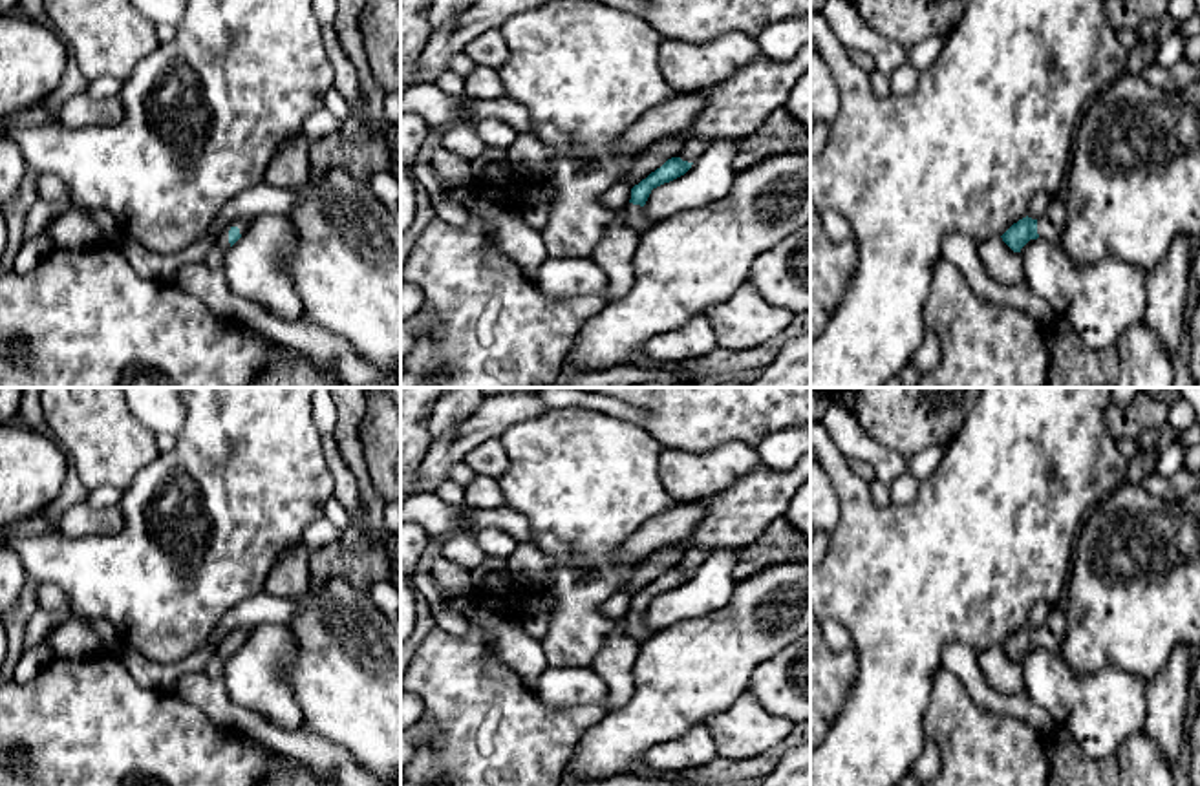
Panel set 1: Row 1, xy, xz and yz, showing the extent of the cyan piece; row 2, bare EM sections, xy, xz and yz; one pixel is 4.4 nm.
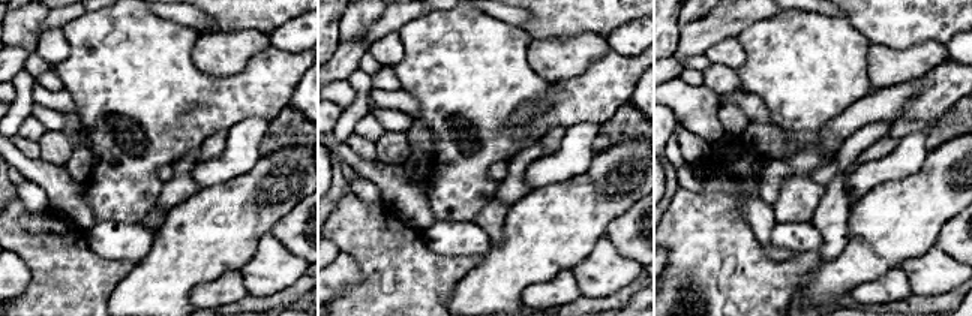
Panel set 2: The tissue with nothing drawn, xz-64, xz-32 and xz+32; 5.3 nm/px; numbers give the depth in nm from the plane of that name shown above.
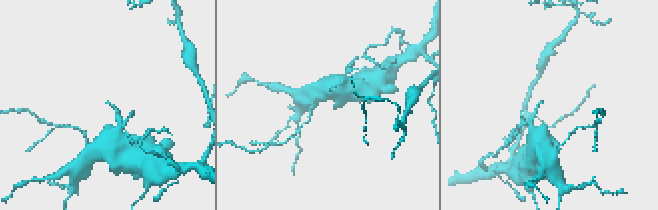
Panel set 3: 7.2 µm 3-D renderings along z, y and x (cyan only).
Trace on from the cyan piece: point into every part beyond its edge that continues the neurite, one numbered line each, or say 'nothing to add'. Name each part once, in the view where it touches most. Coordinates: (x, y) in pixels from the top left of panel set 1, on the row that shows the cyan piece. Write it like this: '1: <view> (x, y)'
1: xy (244, 225)

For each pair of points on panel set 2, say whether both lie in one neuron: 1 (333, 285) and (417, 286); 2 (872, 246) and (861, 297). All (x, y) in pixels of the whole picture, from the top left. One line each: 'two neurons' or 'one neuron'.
1: two neurons
2: two neurons

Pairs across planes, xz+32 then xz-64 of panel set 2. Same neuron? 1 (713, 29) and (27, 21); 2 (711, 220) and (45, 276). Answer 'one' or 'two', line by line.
1: two
2: one

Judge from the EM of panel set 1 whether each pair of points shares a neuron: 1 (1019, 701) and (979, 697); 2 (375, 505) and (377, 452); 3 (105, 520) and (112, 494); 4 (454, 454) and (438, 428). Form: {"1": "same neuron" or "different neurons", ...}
{"1": "same neuron", "2": "different neurons", "3": "different neurons", "4": "different neurons"}

